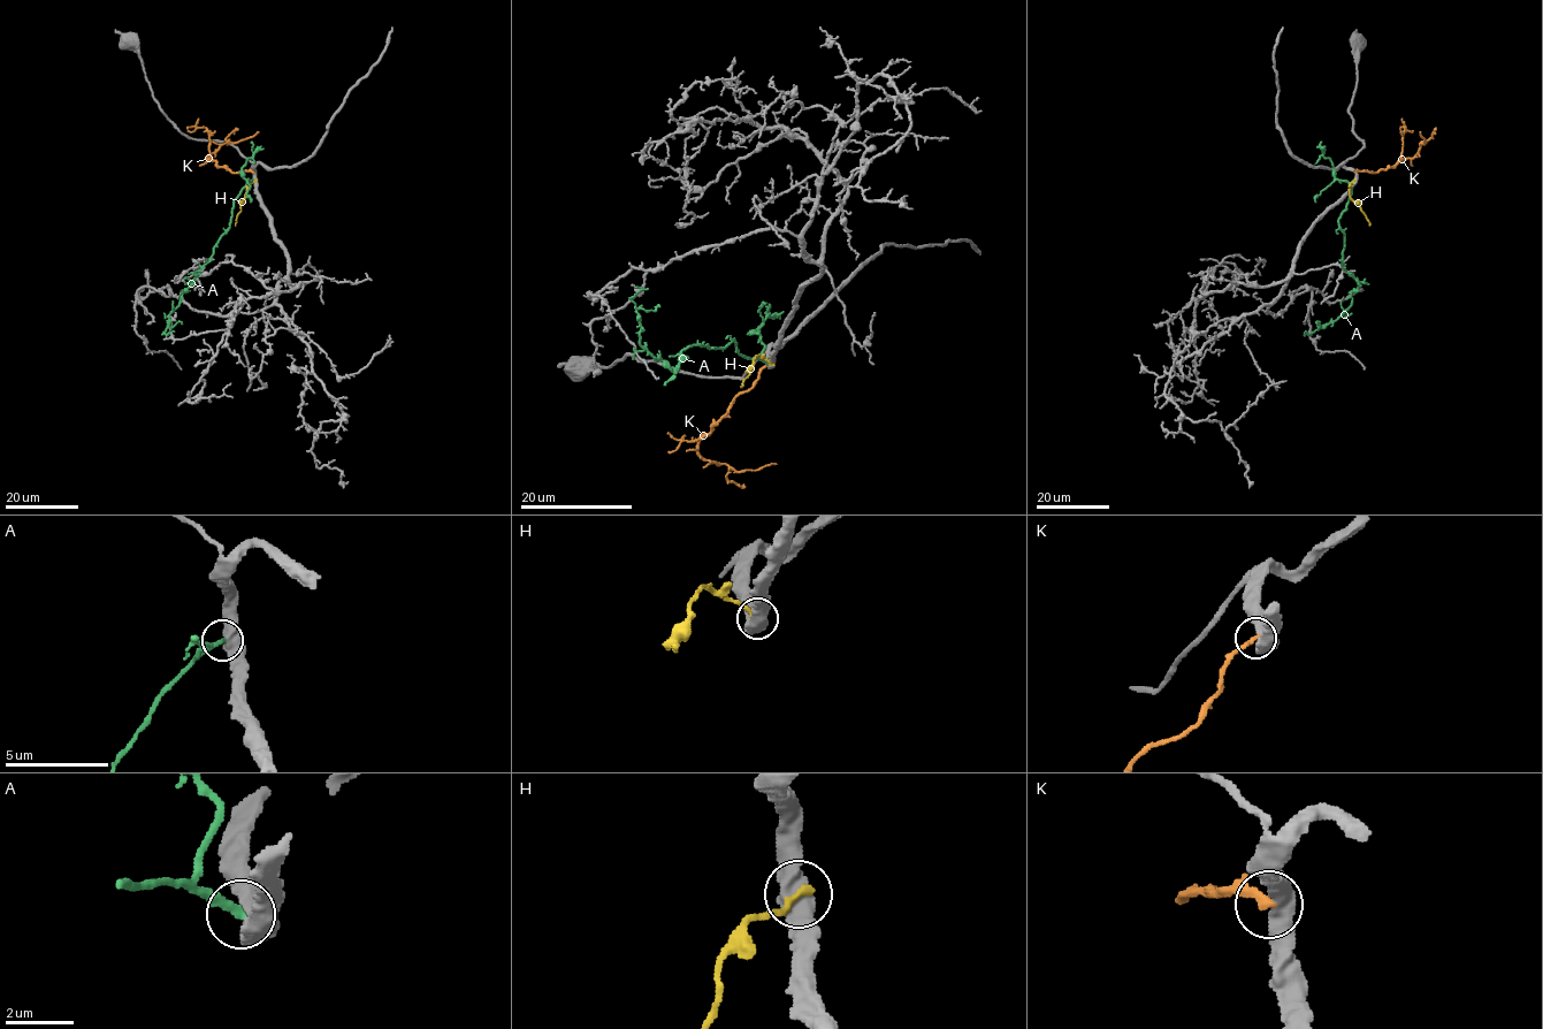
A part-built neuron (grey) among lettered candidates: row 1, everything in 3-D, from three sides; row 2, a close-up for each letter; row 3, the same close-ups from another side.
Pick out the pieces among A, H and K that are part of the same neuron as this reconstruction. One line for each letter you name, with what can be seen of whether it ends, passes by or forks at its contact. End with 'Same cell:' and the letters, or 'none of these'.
A: it ends
Same cell: A

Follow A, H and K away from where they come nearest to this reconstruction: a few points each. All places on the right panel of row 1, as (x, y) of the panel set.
A: (1354, 180), (1338, 226), (1344, 234), (1342, 267), (1359, 287), (1351, 292), (1352, 304), (1342, 314), (1305, 336)
H: (1354, 180), (1350, 184), (1350, 197), (1359, 206), (1369, 225)
K: (1354, 172), (1376, 173), (1393, 167), (1402, 159), (1412, 158), (1420, 143), (1426, 143), (1420, 131)

